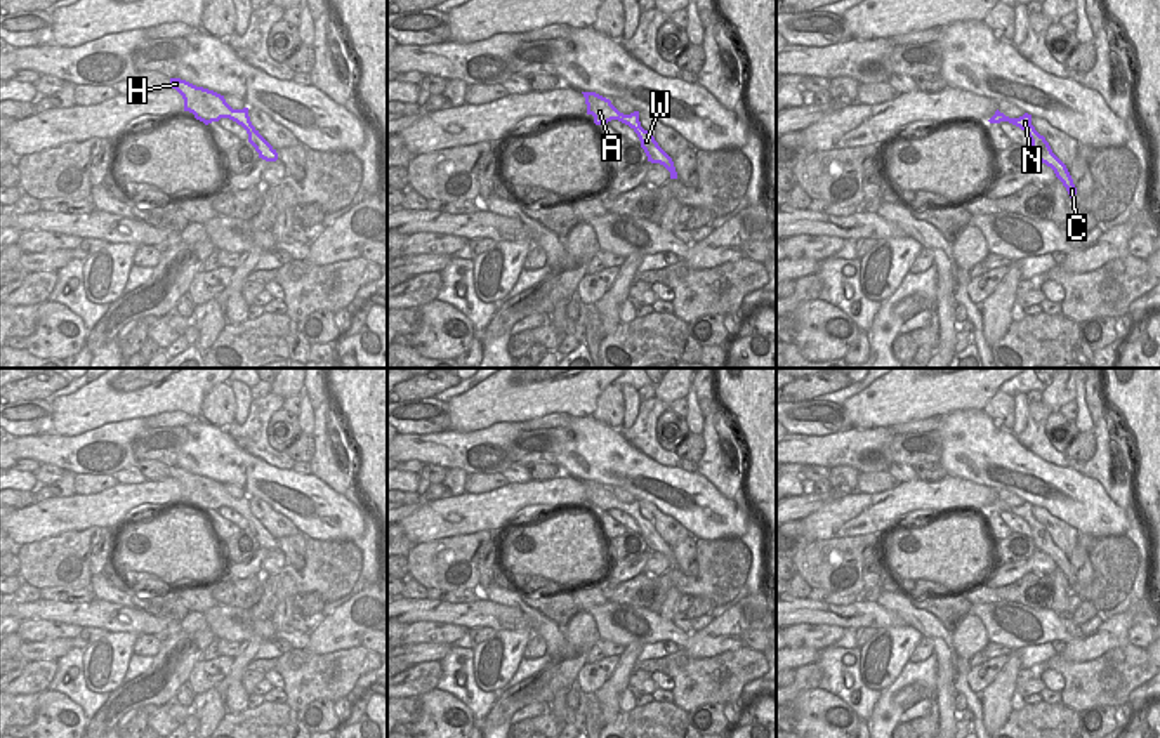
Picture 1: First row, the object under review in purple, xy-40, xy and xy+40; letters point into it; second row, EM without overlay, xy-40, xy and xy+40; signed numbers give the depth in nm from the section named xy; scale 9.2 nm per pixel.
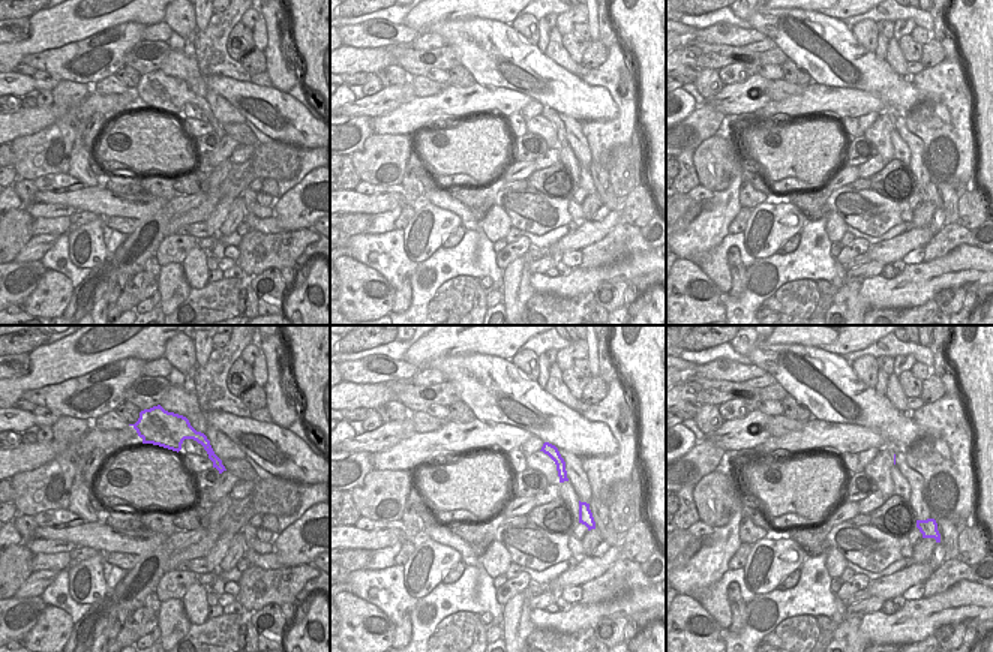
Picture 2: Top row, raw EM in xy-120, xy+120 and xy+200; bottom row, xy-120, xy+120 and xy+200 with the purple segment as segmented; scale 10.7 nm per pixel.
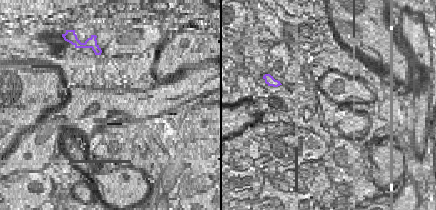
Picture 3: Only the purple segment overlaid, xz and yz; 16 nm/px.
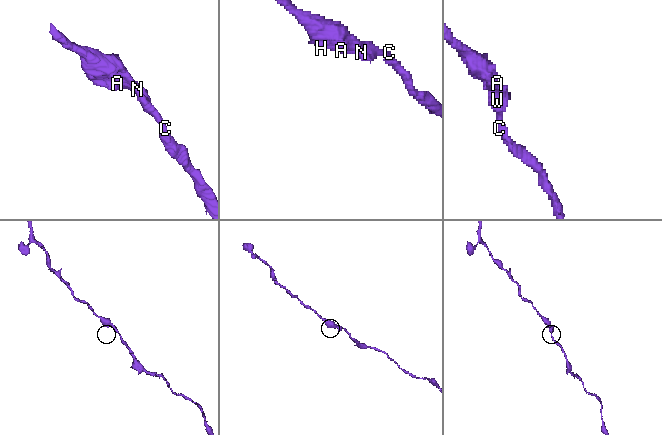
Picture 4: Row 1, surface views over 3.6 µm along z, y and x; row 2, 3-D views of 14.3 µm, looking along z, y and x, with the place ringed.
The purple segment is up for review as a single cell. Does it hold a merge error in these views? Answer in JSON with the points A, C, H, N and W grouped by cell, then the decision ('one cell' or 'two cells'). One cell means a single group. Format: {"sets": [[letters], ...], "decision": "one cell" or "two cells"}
{"sets": [["A", "C", "H", "N", "W"]], "decision": "one cell"}

